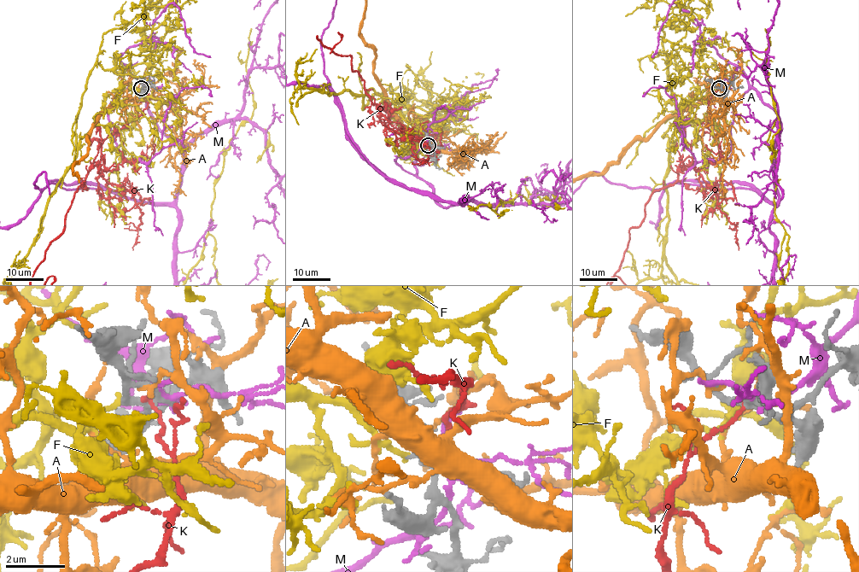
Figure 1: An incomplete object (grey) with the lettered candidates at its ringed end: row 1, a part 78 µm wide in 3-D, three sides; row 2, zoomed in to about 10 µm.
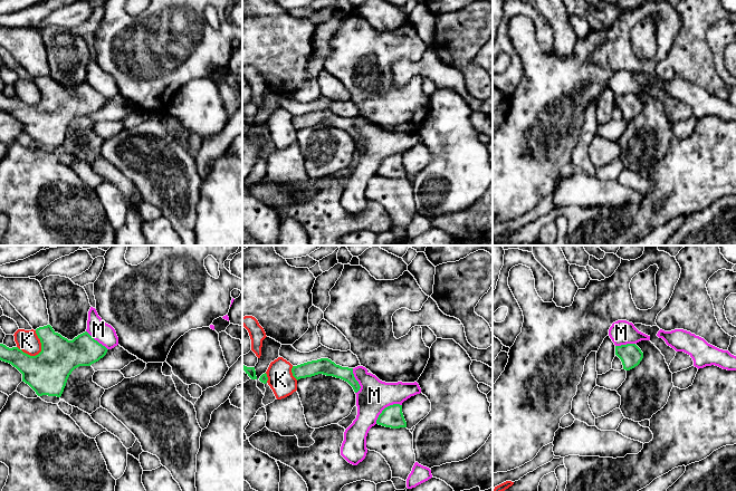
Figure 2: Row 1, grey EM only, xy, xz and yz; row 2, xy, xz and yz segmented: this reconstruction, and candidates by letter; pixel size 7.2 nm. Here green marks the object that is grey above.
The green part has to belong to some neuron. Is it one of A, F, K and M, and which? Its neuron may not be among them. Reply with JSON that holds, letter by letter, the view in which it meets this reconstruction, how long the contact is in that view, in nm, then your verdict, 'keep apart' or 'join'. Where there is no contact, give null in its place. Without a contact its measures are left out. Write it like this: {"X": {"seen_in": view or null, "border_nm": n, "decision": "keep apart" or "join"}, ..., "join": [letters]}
{"A": {"seen_in": null, "decision": "keep apart"}, "F": {"seen_in": null, "decision": "join"}, "K": {"seen_in": "xy", "border_nm": 200, "decision": "keep apart"}, "M": {"seen_in": "xz", "border_nm": 240, "decision": "keep apart"}, "join": ["F"]}

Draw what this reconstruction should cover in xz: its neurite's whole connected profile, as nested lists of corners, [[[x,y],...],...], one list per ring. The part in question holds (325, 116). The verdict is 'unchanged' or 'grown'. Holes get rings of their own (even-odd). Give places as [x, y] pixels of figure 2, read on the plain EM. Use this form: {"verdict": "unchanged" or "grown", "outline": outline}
{"verdict": "unchanged", "outline": [[[321,108],[317,110],[312,110],[297,116],[293,116],[291,123],[297,131],[300,128],[323,124],[347,132],[353,137],[355,143],[357,143],[361,138],[359,132],[354,127],[353,118],[336,115],[328,108]]]}

